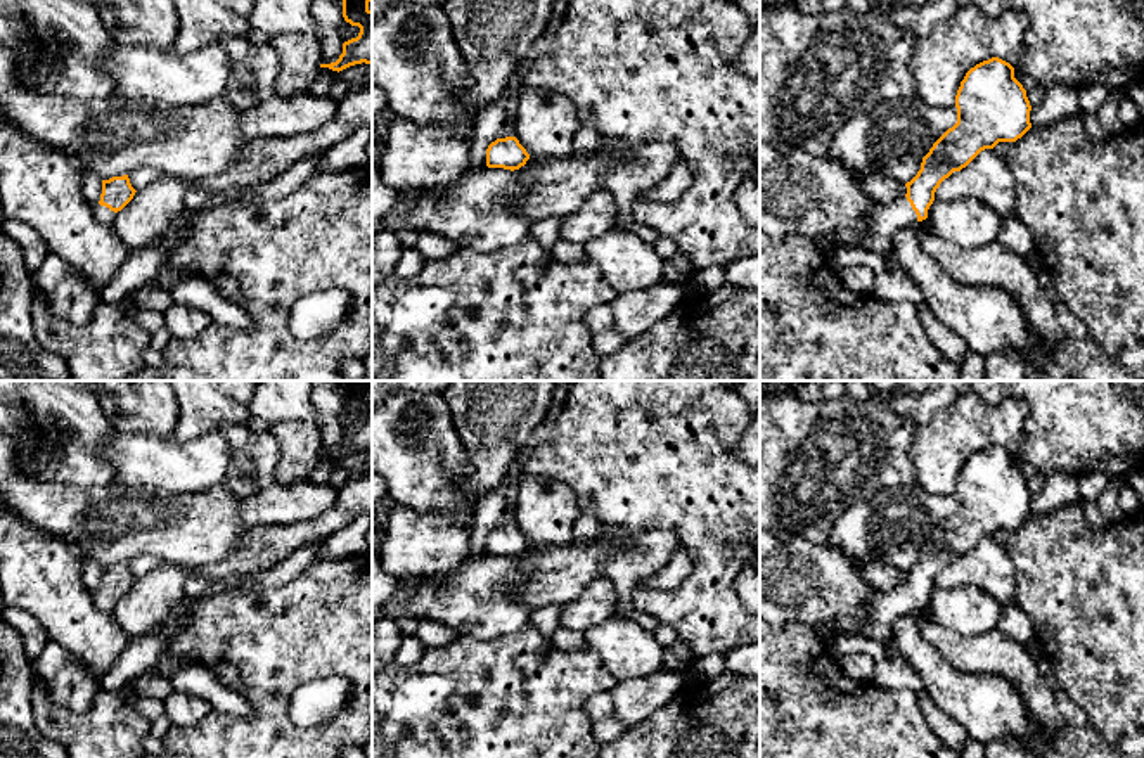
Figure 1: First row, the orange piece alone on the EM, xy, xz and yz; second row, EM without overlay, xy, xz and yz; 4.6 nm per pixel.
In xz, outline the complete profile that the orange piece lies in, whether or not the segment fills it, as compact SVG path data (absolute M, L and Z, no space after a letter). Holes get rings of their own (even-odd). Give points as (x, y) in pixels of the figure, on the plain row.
M507 505L500 524L486 536L486 554L514 559L524 554L528 547L530 542L516 526L514 507Z

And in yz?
M992 445L971 455L955 483L957 511L948 516L922 545L917 562L905 571L907 581L890 592L874 592L867 602L867 625L855 633L838 632L832 625L812 626L819 640L832 651L839 635L869 637L886 647L891 647L893 621L900 616L912 614L928 606L928 597L935 588L940 571L954 559L966 556L981 538L993 536L999 530L1016 530L1030 516L1030 488L1026 478L1014 466L1014 455Z

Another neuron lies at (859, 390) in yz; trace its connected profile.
M845 381L845 393L857 401L865 401L874 391L867 381Z

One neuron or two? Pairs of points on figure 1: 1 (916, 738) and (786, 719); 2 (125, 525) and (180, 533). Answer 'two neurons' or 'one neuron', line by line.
1: one neuron
2: one neuron

